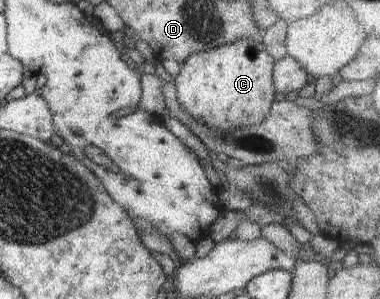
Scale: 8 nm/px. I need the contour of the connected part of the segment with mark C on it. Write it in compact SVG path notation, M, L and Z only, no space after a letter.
M239 38L209 50L187 56L173 83L175 97L181 110L193 116L203 126L235 130L257 125L267 117L273 95L272 67L274 59L265 51L261 41Z

